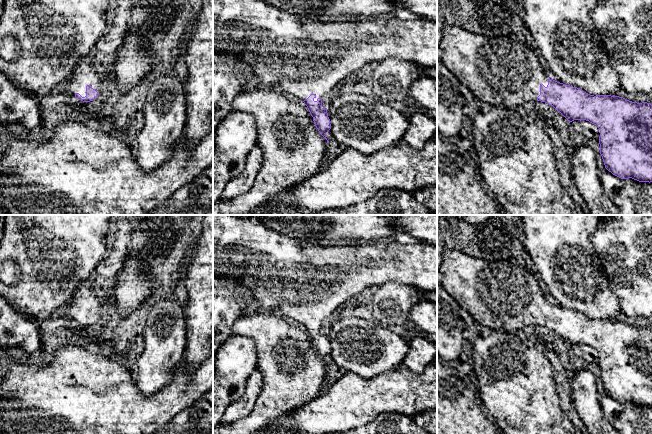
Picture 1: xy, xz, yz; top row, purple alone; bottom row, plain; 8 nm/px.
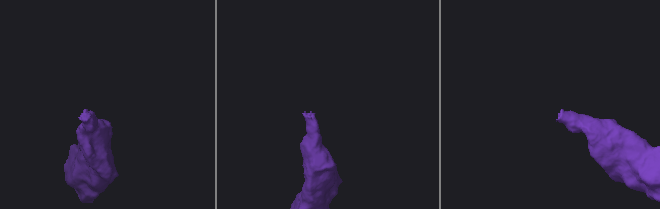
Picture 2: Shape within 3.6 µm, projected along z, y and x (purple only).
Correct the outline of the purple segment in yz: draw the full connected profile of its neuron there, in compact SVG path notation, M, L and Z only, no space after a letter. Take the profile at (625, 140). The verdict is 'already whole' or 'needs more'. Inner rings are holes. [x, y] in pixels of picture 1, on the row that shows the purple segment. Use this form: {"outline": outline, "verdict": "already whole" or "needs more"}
{"outline": "M454 23L443 25L441 31L443 39L437 46L439 59L460 84L467 86L478 100L490 107L503 106L508 109L516 109L529 101L541 101L553 106L569 123L574 120L589 121L600 130L600 154L609 172L621 179L632 178L639 182L652 182L652 104L632 102L615 95L594 96L580 88L553 80L541 65L540 56L528 42L526 30L523 31L523 40L515 35L490 37L476 34Z", "verdict": "needs more"}

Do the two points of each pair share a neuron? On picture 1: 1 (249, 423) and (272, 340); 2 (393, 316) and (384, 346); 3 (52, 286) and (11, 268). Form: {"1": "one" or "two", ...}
{"1": "one", "2": "two", "3": "two"}

